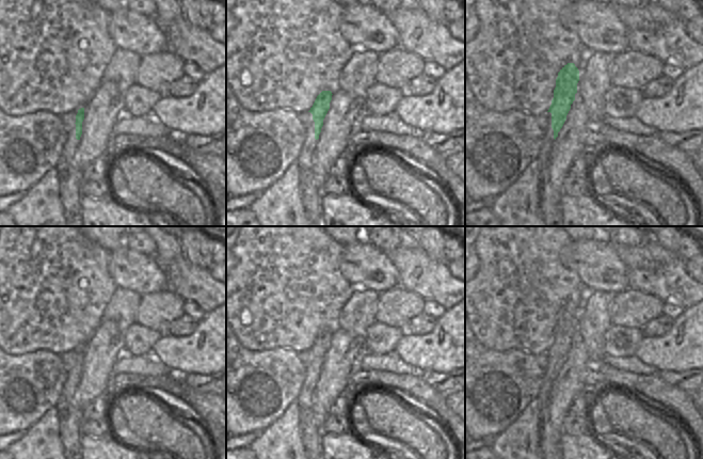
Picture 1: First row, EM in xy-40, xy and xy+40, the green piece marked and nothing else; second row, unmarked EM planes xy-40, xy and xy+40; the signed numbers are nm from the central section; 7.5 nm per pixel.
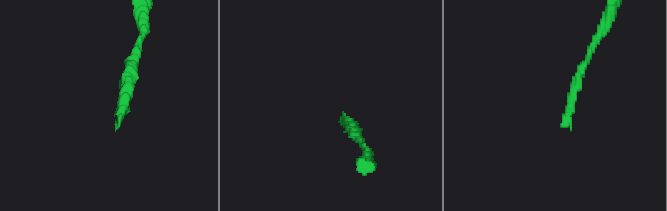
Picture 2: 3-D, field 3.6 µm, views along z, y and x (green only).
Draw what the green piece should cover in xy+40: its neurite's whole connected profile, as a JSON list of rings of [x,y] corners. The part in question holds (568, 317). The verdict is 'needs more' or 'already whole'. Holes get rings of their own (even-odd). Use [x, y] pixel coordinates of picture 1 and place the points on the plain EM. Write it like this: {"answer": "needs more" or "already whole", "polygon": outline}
{"answer": "needs more", "polygon": [[[568,302],[558,312],[554,337],[547,350],[547,367],[541,391],[537,397],[539,402],[544,407],[547,406],[552,386],[566,359],[571,344],[575,339],[578,320],[579,310],[574,302]]]}

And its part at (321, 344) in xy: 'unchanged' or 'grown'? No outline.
grown

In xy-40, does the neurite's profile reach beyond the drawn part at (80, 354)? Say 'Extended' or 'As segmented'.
Extended.

